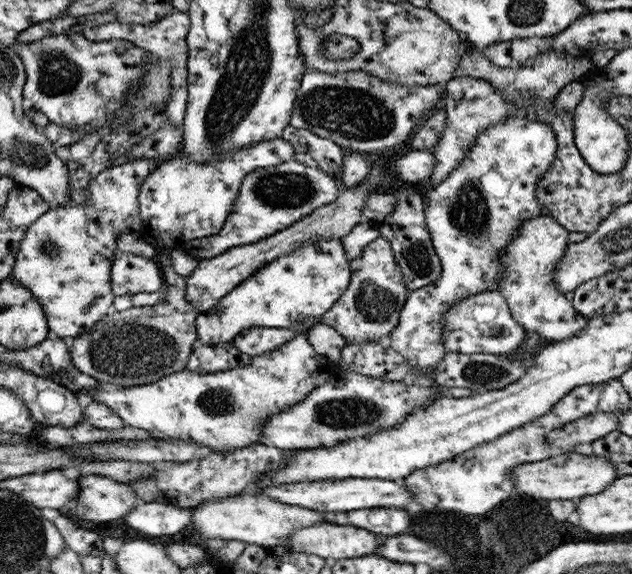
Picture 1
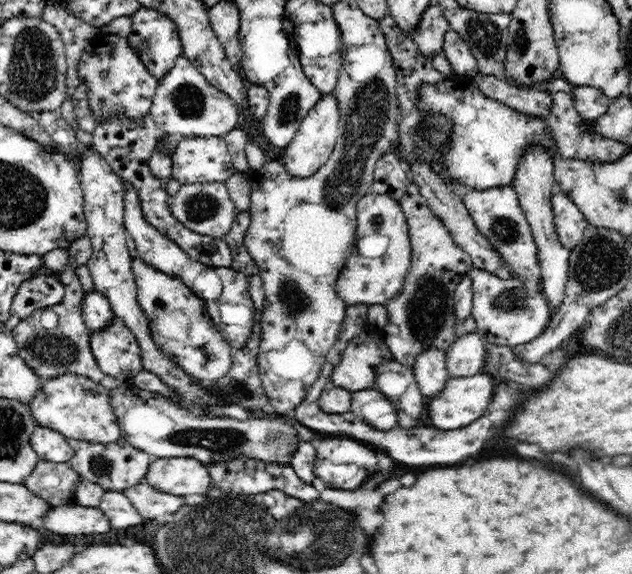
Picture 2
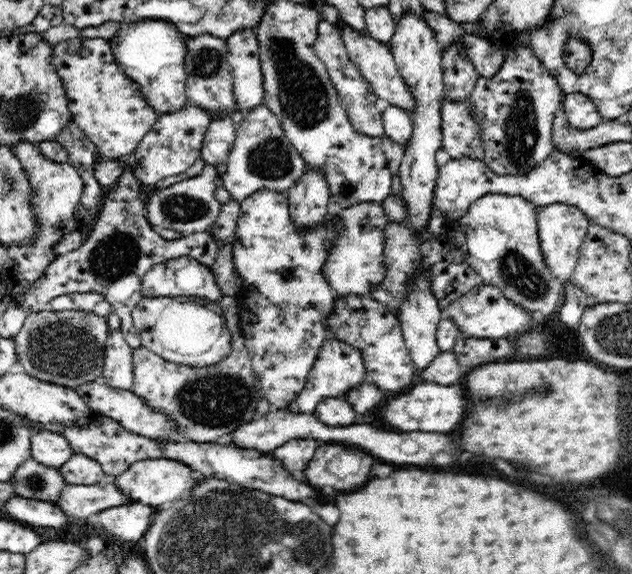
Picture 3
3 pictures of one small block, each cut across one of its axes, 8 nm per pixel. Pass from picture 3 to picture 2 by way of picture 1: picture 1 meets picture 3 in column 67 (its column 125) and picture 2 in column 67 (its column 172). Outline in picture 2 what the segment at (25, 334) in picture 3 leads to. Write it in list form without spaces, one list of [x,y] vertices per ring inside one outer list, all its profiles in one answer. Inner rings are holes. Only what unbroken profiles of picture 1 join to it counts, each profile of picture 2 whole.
[[[83,235],[81,238],[76,239],[66,250],[70,255],[70,262],[67,263],[66,270],[58,274],[60,282],[64,285],[64,298],[58,304],[49,308],[52,312],[56,312],[58,324],[52,329],[46,329],[40,321],[40,315],[45,309],[38,309],[25,319],[21,319],[13,329],[13,335],[21,357],[39,377],[53,379],[54,377],[64,376],[66,373],[72,373],[99,382],[101,386],[111,391],[117,383],[114,377],[105,375],[101,371],[97,359],[94,358],[89,338],[90,329],[86,326],[82,313],[85,290],[78,273],[76,273],[78,268],[86,265],[91,257],[93,249],[90,238]]]

